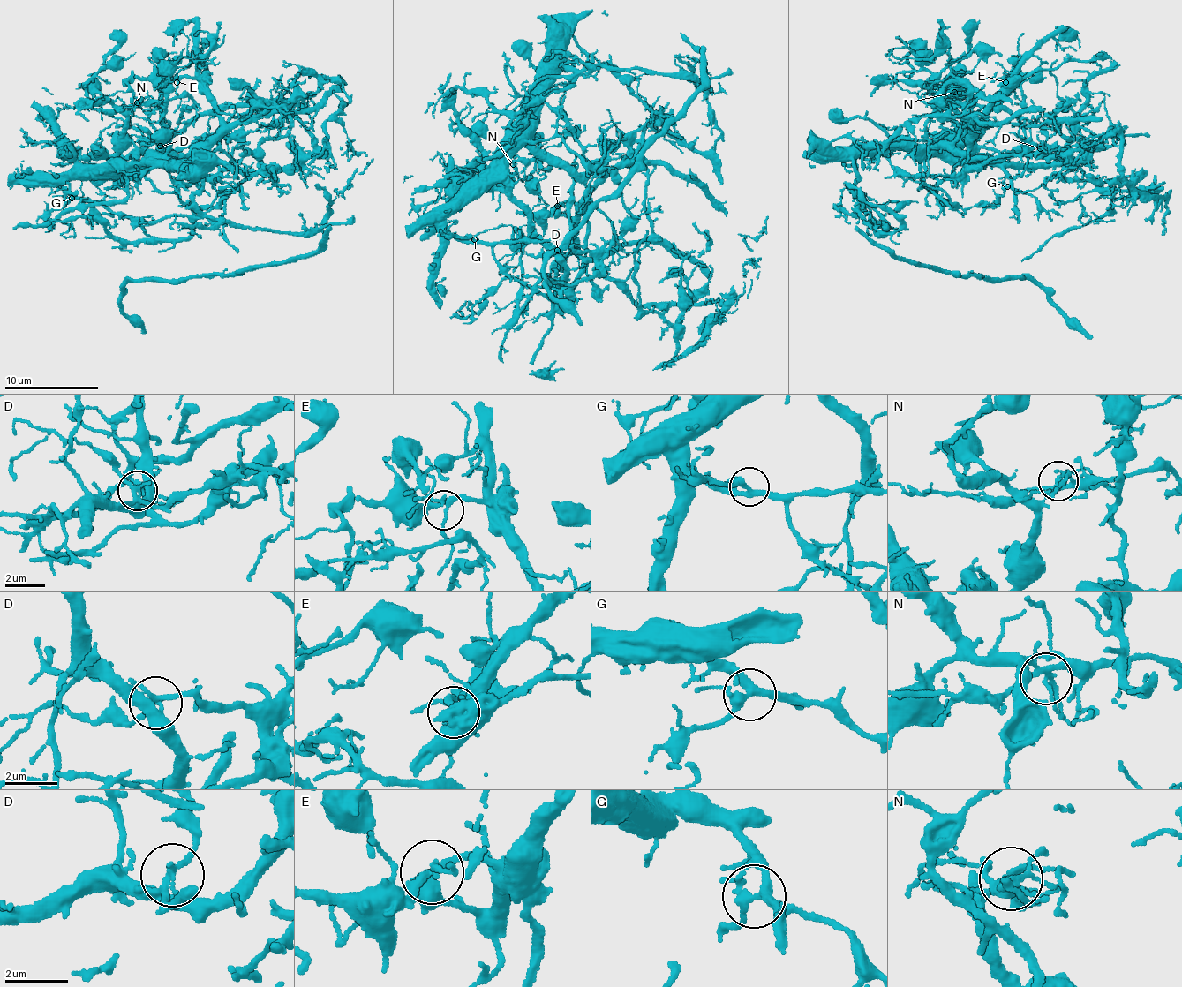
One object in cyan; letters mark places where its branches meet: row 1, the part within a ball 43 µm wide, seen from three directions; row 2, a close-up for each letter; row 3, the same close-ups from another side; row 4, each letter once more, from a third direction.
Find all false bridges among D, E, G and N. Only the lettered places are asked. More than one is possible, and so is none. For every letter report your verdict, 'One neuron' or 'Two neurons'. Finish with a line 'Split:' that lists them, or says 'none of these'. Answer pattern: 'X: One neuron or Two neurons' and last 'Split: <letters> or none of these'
D: Two neurons
E: One neuron
G: One neuron
N: Two neurons
Split: D, N

